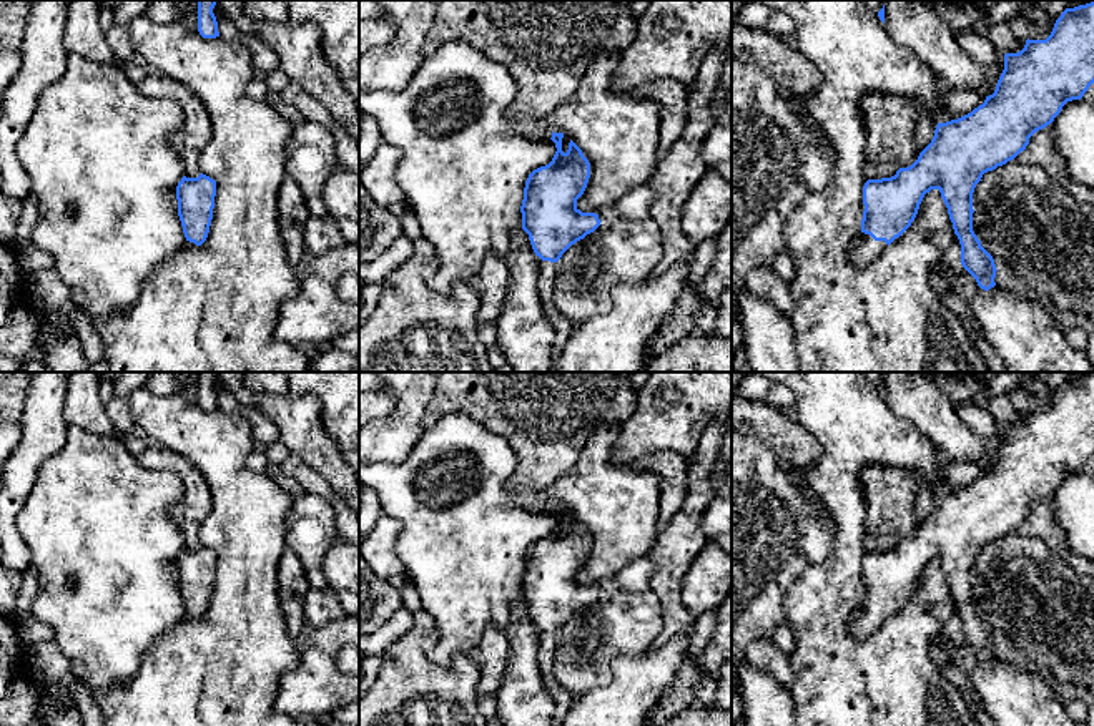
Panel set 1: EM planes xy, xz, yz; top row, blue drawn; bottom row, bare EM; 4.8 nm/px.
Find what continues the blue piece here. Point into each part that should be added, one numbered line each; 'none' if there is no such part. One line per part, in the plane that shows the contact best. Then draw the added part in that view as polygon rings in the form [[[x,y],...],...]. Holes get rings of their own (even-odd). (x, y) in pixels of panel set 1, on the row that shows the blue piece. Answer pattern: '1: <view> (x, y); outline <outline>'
1: yz (863, 250); outline [[[860,233],[848,249],[848,259],[856,267],[865,267],[875,261],[888,244],[885,241],[875,241],[870,234]]]

